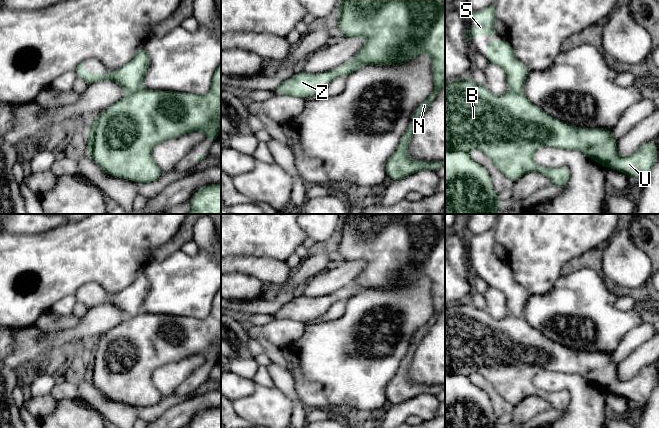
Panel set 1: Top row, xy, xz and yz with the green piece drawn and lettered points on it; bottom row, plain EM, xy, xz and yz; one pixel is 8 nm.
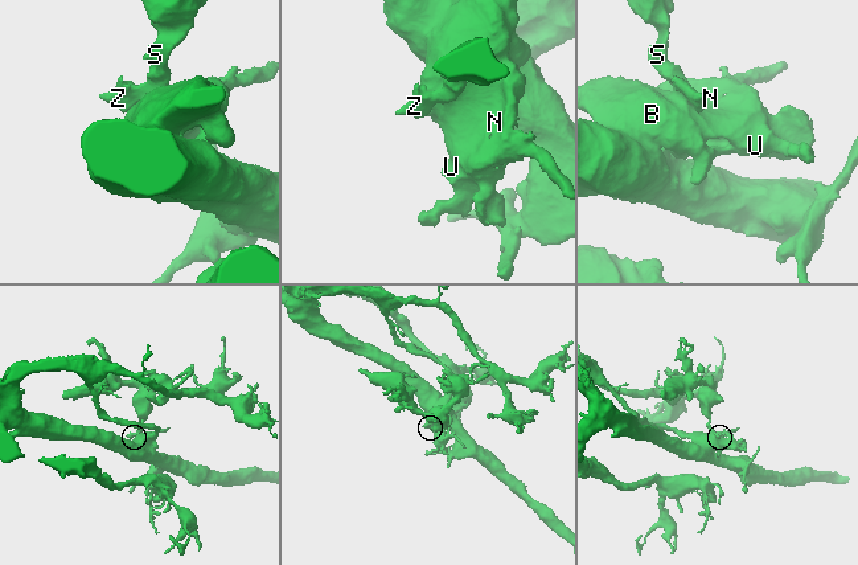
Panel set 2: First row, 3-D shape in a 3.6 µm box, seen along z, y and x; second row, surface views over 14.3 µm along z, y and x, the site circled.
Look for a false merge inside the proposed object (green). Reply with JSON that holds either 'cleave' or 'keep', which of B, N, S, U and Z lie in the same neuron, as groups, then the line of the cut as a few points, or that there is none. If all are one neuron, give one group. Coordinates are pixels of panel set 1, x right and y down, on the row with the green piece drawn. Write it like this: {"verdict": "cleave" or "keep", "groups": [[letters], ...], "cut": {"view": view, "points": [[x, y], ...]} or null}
{"verdict": "cleave", "groups": [["B", "N", "U"], ["S", "Z"]], "cut": {"view": "xy", "points": [[141, 87], [127, 94]]}}

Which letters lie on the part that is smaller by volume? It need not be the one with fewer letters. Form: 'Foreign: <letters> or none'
Foreign: S, Z

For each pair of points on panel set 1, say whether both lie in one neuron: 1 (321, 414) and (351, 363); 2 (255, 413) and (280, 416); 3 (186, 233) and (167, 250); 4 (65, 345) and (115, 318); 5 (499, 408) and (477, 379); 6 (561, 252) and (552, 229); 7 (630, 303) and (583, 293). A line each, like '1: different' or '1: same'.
1: different
2: same
3: same
4: same
5: same
6: same
7: different

